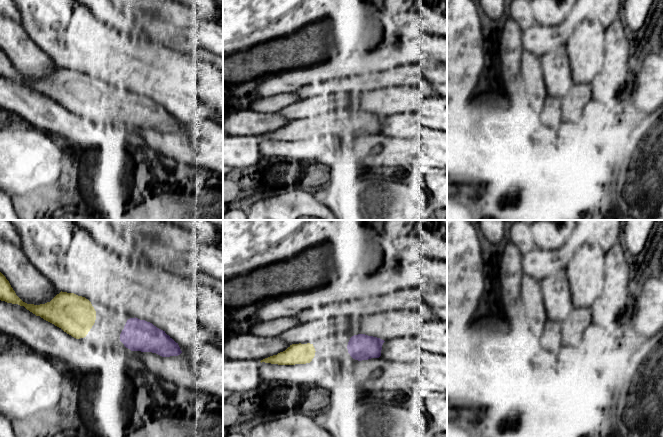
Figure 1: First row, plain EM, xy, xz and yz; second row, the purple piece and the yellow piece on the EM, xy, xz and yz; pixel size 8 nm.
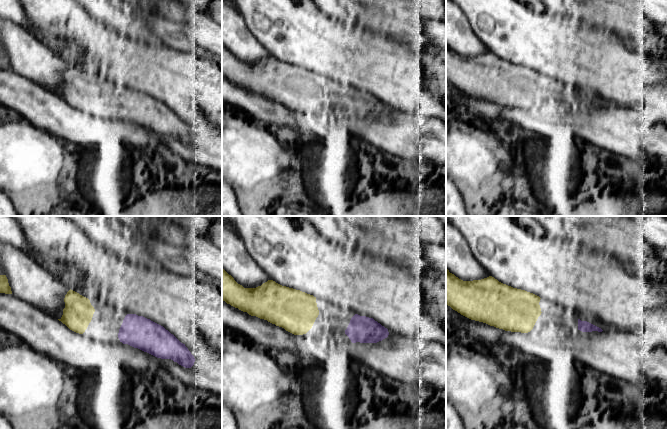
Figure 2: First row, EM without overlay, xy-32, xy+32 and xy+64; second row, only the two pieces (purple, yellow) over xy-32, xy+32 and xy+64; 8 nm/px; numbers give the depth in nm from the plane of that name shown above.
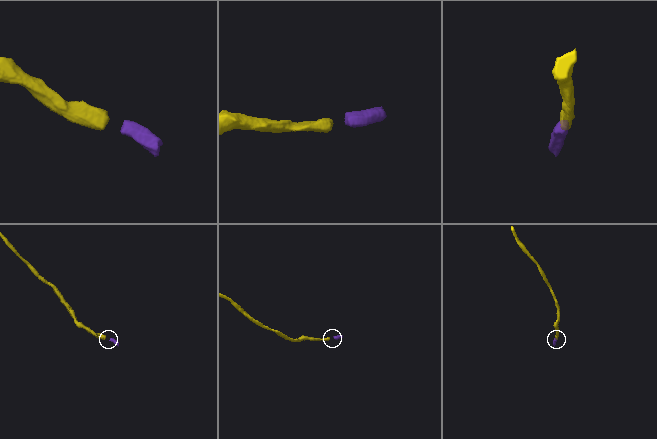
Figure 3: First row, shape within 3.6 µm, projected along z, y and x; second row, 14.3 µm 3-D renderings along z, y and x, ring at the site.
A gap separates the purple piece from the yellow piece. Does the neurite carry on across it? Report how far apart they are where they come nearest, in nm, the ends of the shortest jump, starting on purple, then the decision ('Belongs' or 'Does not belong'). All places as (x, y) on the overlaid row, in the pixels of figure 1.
Distance 220 nm. Across: xy (120, 334), (94, 322). Belongs

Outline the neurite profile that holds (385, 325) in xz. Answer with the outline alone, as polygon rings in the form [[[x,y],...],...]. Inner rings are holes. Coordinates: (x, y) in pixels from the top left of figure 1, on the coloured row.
[[[385,294],[375,302],[373,297],[369,297],[364,302],[365,315],[350,320],[351,331],[359,332],[368,336],[380,338],[384,341],[403,336],[416,334],[423,322],[422,314],[429,320],[439,319],[423,299],[413,301],[412,310],[399,310],[397,294]]]

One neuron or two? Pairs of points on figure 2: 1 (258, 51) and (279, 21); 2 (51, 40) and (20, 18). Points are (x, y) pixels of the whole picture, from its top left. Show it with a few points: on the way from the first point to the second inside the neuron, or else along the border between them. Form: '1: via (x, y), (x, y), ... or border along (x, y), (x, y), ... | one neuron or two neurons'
1: border along (247, 26), (249, 31), (272, 55) | two neurons
2: border along (23, 10), (36, 36) | two neurons

